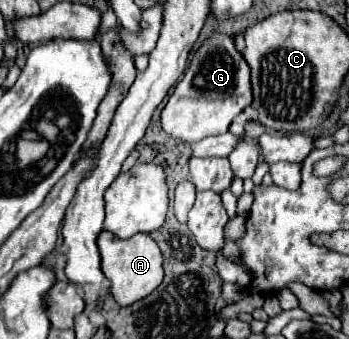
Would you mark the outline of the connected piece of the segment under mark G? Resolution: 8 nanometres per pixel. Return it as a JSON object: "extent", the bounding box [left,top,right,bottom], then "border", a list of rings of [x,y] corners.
{"extent":[161,32,251,144],"border":[[[215,32],[195,50],[189,68],[185,70],[181,82],[177,82],[173,94],[169,96],[161,112],[161,126],[169,136],[193,144],[205,136],[225,132],[231,120],[249,104],[251,104],[249,66],[235,48],[233,38]]]}

